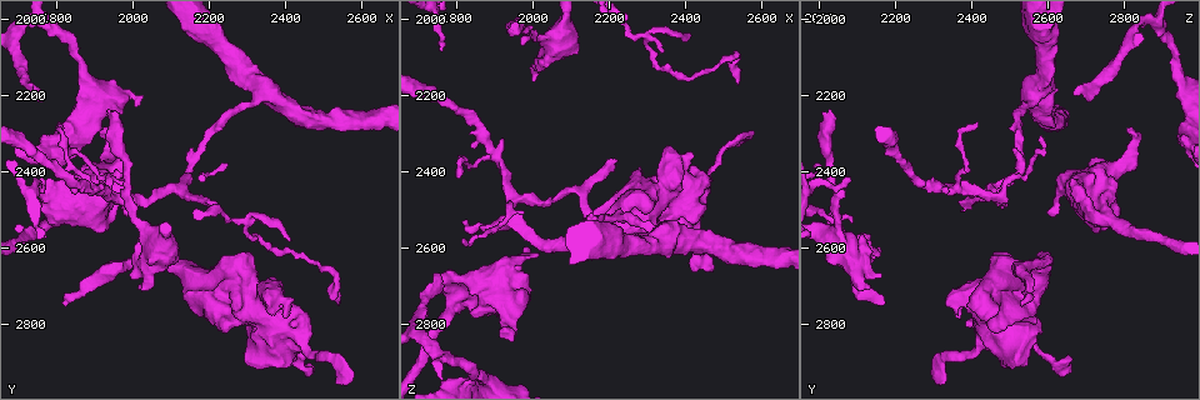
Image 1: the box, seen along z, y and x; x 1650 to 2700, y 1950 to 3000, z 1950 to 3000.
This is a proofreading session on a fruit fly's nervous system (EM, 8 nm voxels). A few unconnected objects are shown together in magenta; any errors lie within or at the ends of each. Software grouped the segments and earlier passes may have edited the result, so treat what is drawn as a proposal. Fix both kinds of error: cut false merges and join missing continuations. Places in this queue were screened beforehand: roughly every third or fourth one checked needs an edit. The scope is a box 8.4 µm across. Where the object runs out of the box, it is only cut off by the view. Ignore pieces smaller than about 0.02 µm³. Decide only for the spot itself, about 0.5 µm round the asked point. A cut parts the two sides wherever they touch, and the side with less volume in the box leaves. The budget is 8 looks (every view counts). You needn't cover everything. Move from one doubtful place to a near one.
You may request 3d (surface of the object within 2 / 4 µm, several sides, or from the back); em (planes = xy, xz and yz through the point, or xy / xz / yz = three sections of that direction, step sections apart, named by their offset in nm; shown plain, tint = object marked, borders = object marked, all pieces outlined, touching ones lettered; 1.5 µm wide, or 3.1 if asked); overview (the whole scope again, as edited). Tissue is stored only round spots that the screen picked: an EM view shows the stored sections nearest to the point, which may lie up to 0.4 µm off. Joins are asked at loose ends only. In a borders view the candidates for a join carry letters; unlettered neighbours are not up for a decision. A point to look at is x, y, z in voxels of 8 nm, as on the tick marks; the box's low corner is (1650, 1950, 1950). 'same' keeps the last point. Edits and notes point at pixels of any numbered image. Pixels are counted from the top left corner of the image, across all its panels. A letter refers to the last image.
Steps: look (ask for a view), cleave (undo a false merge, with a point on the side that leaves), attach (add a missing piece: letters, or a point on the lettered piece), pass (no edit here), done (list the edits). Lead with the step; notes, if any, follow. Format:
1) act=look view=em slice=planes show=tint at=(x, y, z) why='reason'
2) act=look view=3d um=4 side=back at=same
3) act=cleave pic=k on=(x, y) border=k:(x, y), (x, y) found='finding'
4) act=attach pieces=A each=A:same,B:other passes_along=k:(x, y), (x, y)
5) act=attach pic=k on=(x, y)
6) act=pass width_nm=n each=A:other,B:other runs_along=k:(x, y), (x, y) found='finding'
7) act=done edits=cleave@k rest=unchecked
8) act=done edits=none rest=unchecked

act=look view=3d um=4 at=(2005, 2495, 2615) why='free end'

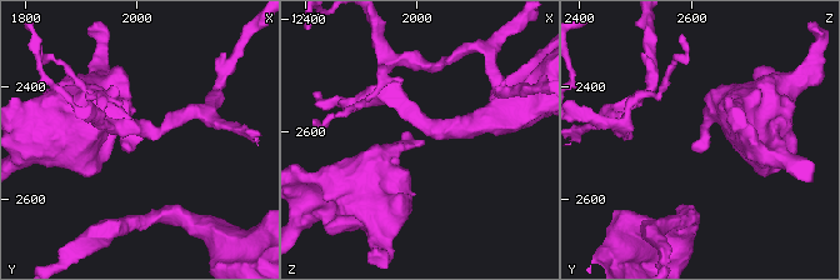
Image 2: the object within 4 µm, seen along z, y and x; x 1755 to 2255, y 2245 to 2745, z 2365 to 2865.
act=look view=em slice=xy step=4 show=borders at=(2010, 2505, 2615)

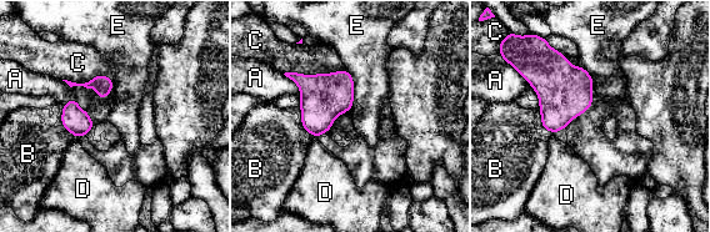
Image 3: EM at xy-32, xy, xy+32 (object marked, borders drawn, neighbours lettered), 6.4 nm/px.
act=pass longest_contact=C:400nm each=A:other,B:other,C:other,D:other,E:other found='none of them fits'

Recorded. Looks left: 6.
act=look view=em slice=planes show=borders at=(1905, 2300, 2810) why='free end'

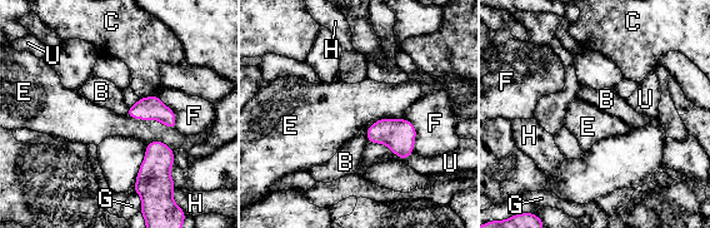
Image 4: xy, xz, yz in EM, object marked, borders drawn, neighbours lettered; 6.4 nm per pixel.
act=pass each=B:other,C:other,E:other,F:other,G:other,H:other,U:other border=4:(126, 114), (175, 128) found='none of them fits'

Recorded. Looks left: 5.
act=look view=em slice=xz step=4 show=tint at=(1935, 2245, 2030) why='branch stops here'

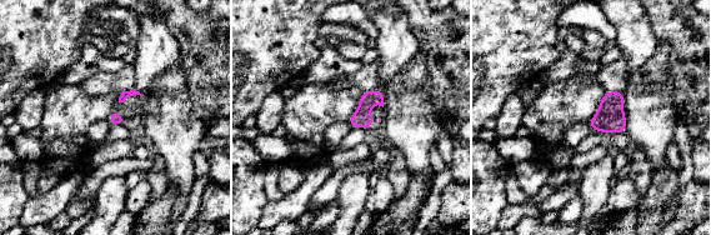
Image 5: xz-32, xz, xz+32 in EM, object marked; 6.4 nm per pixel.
act=look view=em slice=planes show=borders at=same

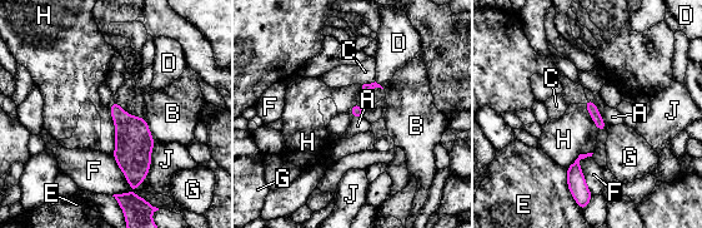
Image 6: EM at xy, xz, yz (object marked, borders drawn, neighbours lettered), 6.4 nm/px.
act=pass longest_contact=H:300nm each=A:other,B:other,C:other,D:other,E:other,F:other,G:other,H:other,J:other border=6:(109, 108), (114, 124), (113, 153) found='none of them fits'

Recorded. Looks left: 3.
act=done edits=none rest=unchecked

